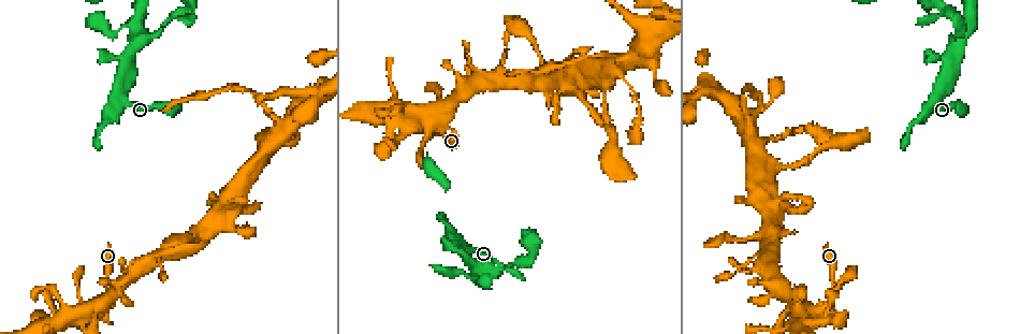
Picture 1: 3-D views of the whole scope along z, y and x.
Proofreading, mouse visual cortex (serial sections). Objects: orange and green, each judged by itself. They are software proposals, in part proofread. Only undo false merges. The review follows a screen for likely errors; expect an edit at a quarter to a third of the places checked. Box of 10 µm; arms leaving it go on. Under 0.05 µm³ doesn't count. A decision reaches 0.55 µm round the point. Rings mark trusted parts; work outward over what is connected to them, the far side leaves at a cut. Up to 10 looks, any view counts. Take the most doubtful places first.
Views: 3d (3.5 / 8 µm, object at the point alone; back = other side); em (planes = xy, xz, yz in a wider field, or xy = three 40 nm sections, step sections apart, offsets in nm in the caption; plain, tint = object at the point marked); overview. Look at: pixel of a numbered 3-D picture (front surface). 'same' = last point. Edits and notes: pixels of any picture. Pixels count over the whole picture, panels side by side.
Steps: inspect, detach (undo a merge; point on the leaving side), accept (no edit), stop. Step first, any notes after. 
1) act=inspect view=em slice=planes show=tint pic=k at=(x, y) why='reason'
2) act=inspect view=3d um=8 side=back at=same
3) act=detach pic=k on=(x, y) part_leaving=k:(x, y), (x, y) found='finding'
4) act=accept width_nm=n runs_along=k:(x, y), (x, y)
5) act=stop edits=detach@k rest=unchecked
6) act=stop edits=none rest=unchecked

act=inspect view=3d um=3.5 pic=1 at=(959, 41) why='abrupt turn'

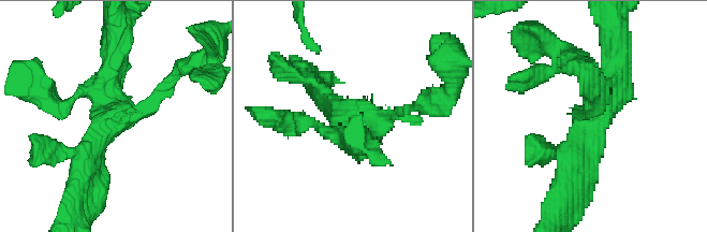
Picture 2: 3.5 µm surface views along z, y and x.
act=inspect view=em slice=xy step=3 show=tint pic=2 at=(115, 120)

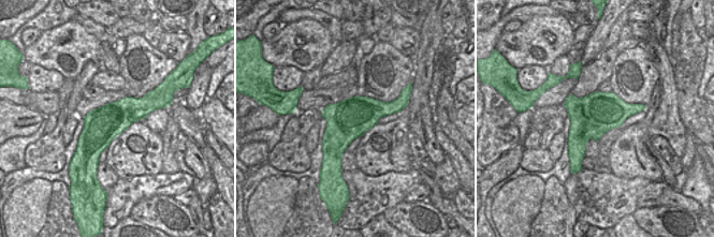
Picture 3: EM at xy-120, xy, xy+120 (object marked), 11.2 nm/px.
act=inspect view=em slice=xy step=1 show=tint at=same

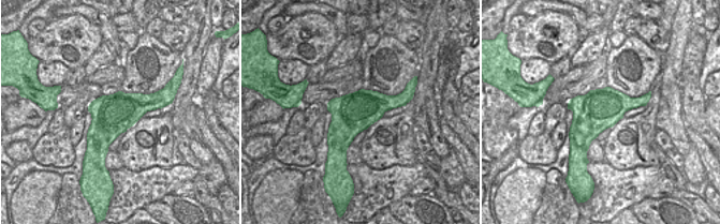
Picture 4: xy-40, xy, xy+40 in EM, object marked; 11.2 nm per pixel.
act=accept found='all the same cell'

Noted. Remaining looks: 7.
act=inspect view=3d um=3.5 pic=1 at=(535, 250) why='abrupt turn'

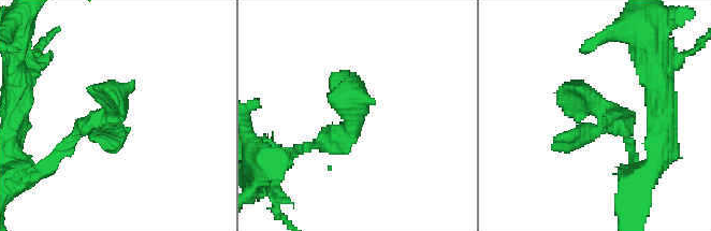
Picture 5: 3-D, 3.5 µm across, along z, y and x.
act=inspect view=em slice=xy step=1 show=tint pic=5 at=(115, 128)

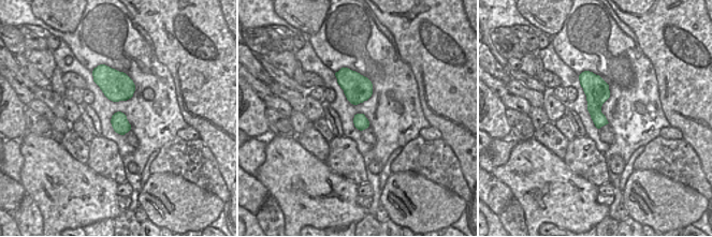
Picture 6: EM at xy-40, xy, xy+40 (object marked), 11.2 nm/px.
act=accept found='one cell here'

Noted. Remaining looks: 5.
act=inspect view=3d um=3.5 pic=1 at=(440, 123) why='thin arm on a thick one'

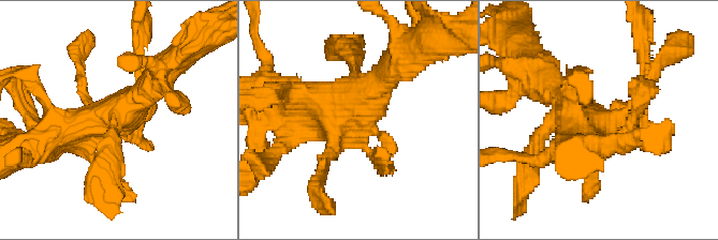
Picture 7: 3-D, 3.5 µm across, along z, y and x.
act=inspect view=em slice=xy step=1 show=tint pic=7 at=(356, 121) why='need the tissue'

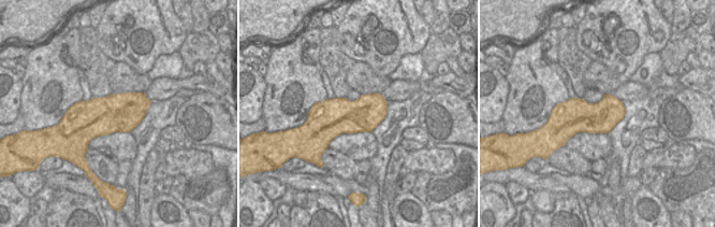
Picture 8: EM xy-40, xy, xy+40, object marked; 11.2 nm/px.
act=accept width_nm=400 runs_along=7:(643, 110), (624, 134), (553, 85) found='all the same cell'

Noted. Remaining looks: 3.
act=inspect view=3d um=8 pic=1 at=(774, 208) why='four arms meet'

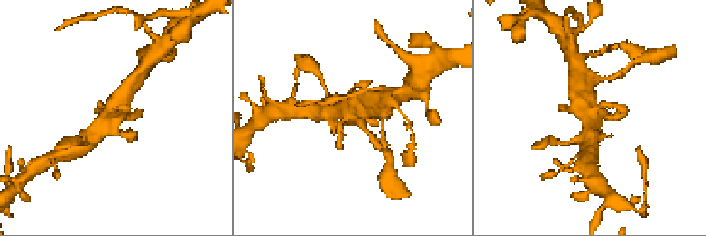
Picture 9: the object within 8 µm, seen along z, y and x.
act=inspect view=em slice=xy step=2 show=tint at=same why='now the EM'

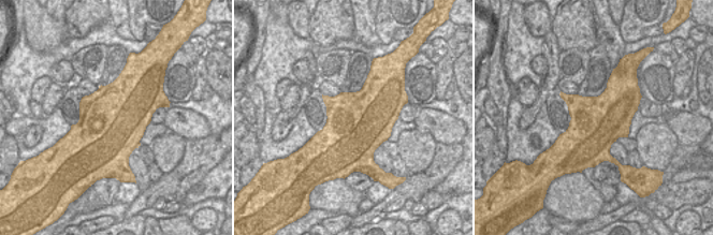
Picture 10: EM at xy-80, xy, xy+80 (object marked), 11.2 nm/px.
act=accept runs_along=9:(87, 139), (127, 93) found='one cell here'

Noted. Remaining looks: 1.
act=stop edits=none rest=unchecked

